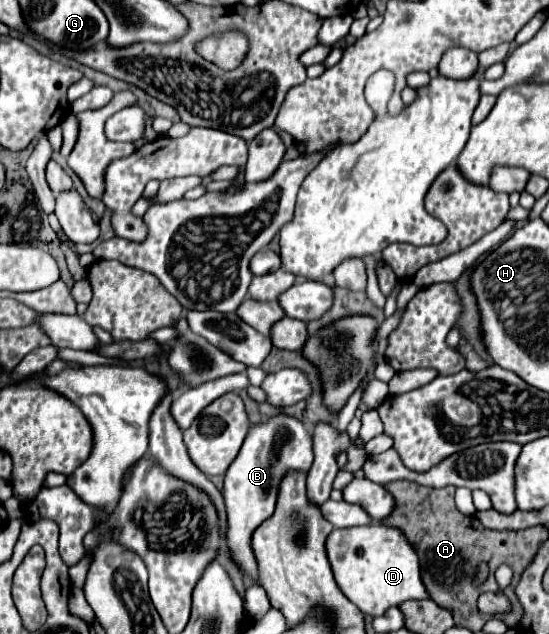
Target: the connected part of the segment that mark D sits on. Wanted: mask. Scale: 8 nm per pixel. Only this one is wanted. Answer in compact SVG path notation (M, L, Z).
M373 523L363 527L333 529L325 541L325 549L339 589L365 615L377 617L403 601L427 599L429 595L419 575L419 559L415 549L395 527Z

